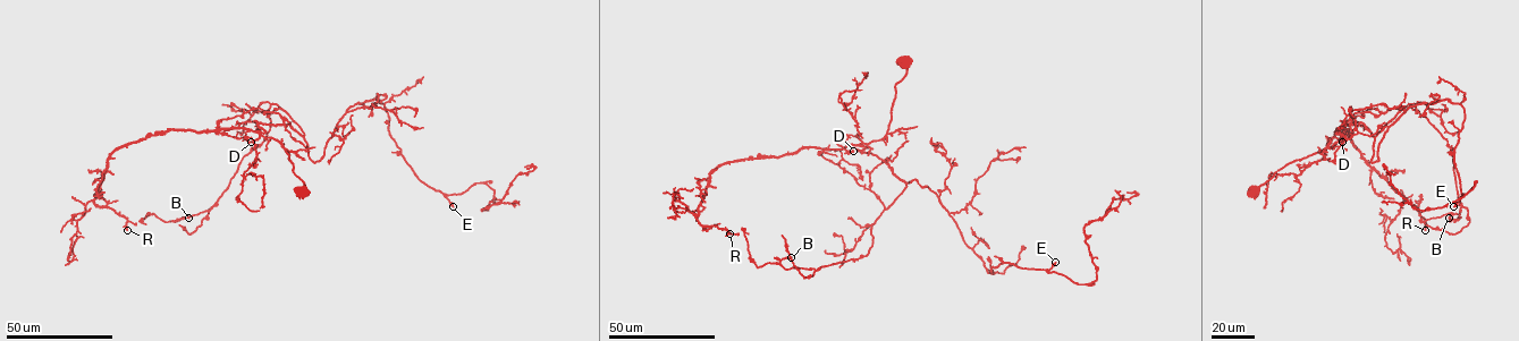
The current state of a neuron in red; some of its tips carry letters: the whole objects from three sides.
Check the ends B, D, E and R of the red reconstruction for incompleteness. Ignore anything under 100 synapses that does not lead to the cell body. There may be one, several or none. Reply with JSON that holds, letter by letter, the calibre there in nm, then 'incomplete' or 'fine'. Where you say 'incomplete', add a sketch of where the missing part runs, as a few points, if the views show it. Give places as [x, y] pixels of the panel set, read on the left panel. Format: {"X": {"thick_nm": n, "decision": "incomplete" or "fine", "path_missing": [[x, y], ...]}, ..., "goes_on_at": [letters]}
{"B": {"thick_nm": 200, "decision": "fine"}, "D": {"thick_nm": 130, "decision": "fine"}, "E": {"thick_nm": 200, "decision": "fine"}, "R": {"thick_nm": 280, "decision": "fine"}, "goes_on_at": []}

